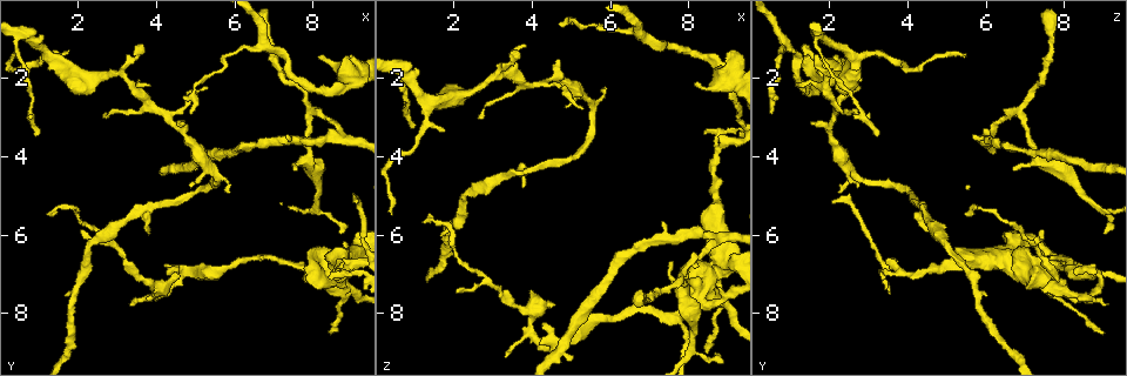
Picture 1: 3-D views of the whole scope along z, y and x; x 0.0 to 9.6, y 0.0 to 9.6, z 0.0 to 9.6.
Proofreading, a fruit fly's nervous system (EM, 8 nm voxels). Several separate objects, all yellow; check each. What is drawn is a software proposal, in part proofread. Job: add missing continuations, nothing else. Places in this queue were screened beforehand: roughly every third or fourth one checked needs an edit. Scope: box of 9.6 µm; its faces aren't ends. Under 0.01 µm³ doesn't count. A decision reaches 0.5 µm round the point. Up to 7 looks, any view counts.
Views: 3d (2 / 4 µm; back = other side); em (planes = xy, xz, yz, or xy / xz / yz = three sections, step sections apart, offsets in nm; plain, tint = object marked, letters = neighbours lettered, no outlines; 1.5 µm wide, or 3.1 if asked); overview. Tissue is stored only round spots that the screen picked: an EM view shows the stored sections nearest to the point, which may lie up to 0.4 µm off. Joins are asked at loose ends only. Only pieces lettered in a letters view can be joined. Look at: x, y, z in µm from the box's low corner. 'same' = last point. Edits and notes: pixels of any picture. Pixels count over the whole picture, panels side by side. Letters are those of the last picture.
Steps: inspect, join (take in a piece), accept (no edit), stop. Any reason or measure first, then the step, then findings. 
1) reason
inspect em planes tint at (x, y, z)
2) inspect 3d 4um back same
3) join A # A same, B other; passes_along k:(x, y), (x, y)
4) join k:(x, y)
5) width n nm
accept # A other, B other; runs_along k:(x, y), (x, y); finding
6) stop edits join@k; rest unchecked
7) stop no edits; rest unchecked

an open end
inspect em planes letters at (8.70, 6.00, 9.05)

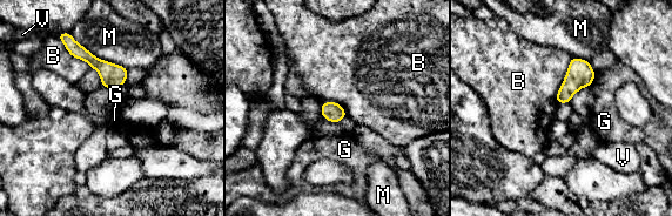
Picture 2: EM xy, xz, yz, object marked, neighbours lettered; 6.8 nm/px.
accept # B other, G other, M other, V other; border 2:(572, 58), (557, 93), (556, 102); no lettered piece goes on from it

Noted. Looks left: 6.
free end
inspect 3d 4um at (8.15, 1.40, 2.15)

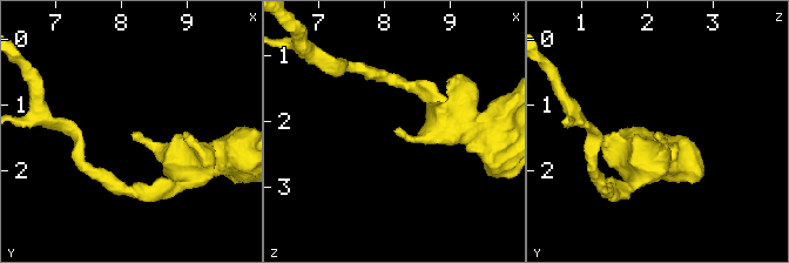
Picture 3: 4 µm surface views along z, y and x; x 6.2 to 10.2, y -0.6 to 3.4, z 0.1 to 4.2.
now the EM
inspect em yz step 8 tint at (8.15, 1.50, 2.15)

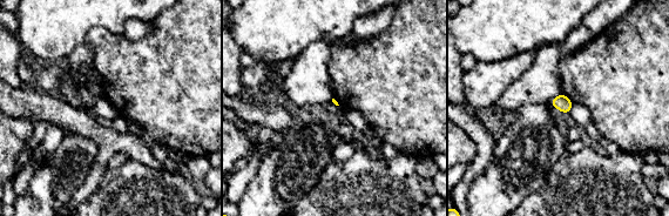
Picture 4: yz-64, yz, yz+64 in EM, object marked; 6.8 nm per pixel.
inspect em planes letters same

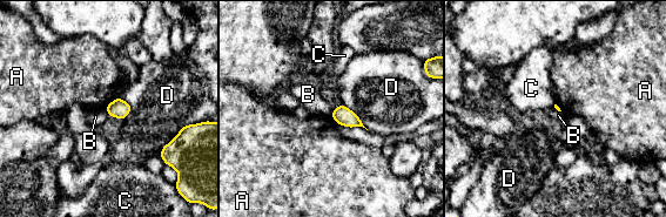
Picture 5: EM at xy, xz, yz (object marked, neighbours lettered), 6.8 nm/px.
accept # A other, B other, C other, D other; border 5:(335, 107), (330, 115); no lettered piece goes on from it

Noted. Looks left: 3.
an open end
inspect 3d 4um at (3.60, 1.10, 1.25)

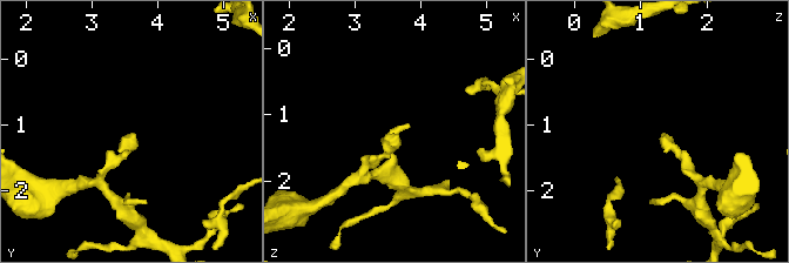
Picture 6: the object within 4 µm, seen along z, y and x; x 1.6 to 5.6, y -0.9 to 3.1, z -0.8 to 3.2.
inspect em xy step 8 tint at (3.65, 1.10, 1.30)

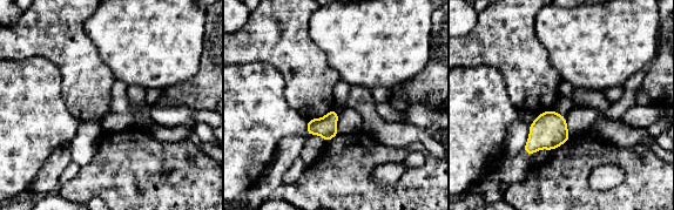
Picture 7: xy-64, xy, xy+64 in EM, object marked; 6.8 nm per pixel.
cut it another way
inspect em planes letters same

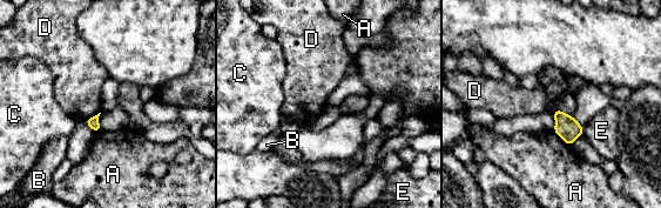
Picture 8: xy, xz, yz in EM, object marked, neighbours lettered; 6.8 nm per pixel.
width 80 nm
accept # A other, B other, C other, D other, E other; border 8:(100, 112), (83, 120); none of them fits

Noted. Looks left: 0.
stop no edits; rest unchecked

